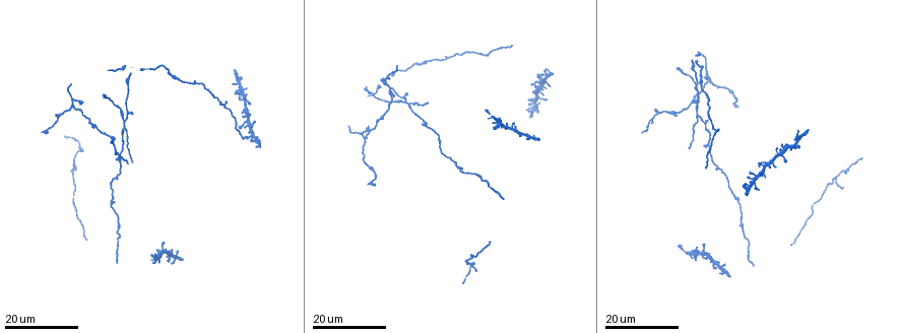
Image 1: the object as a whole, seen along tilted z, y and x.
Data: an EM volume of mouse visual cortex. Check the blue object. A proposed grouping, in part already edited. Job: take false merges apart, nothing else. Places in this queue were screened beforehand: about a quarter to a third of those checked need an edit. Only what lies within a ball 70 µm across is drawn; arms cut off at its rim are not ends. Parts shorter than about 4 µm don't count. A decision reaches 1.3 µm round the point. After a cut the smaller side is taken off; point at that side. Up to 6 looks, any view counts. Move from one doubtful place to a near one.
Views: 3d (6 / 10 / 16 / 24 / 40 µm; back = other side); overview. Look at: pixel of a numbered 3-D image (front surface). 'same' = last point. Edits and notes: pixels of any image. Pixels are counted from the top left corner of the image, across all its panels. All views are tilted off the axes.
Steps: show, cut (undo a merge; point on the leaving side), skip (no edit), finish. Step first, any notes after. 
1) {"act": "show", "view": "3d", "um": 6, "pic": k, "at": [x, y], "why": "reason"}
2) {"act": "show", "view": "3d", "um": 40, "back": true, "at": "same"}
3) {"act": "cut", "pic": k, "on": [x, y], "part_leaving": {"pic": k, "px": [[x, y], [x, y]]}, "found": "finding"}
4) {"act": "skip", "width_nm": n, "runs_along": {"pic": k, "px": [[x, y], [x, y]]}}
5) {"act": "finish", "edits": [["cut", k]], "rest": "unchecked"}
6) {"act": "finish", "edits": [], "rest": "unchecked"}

{"act": "show", "view": "3d", "um": 24, "pic": 1, "at": [123, 127], "why": "thin arm on a thick one"}

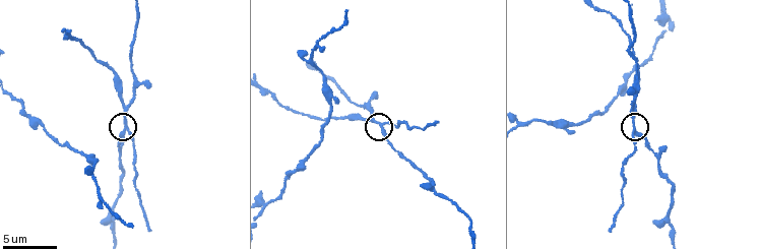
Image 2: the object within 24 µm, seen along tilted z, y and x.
{"act": "show", "view": "3d", "um": 6, "pic": 2, "at": [381, 123]}

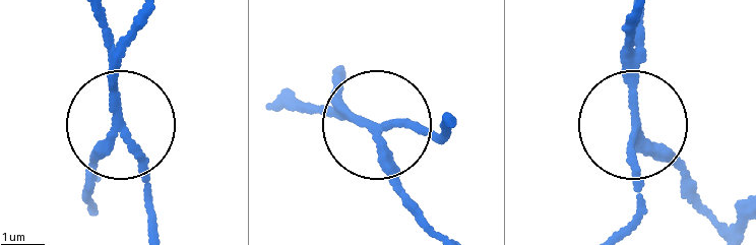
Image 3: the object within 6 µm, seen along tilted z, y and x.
{"act": "show", "view": "3d", "um": 6, "back": true, "pic": 3, "at": [118, 124]}

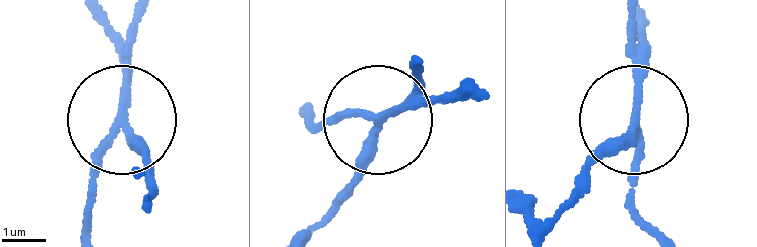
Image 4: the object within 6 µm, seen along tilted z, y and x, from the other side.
{"act": "cut", "pic": 4, "on": [130, 24], "part_leaving": {"pic": 4, "px": [[124, 82], [138, 11]]}, "found": "two neurons meet here"}

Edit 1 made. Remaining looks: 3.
{"act": "show", "view": "3d", "um": 10, "pic": 2, "at": [573, 124], "why": "sudden change in width"}

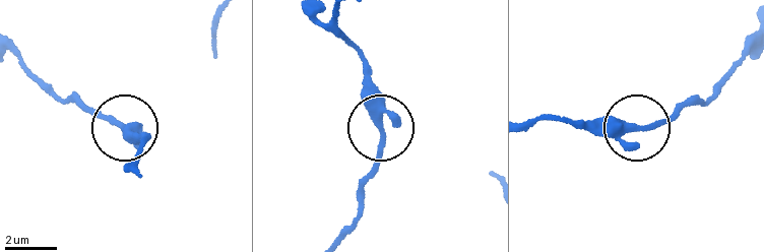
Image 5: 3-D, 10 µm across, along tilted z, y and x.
{"act": "show", "view": "3d", "um": 10, "back": true, "pic": 5, "at": [636, 127], "why": "other side"}

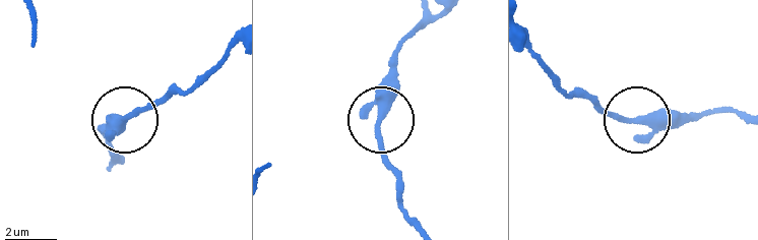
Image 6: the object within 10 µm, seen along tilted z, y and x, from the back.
{"act": "skip", "found": "all the same neuron"}

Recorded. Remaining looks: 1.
{"act": "show", "view": "3d", "um": 16, "pic": 2, "at": [669, 25], "why": "branch point"}

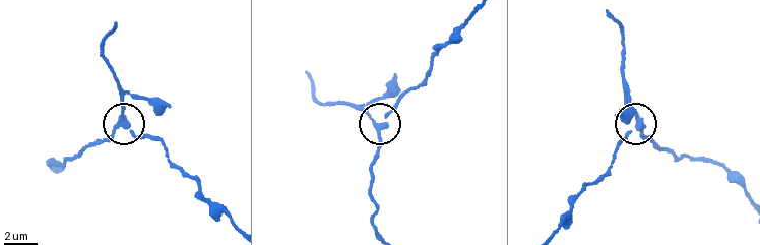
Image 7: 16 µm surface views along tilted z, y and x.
{"act": "cut", "pic": 7, "on": [140, 136], "width_nm": 250, "found": "a second neuron is stuck on"}

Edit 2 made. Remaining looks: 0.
{"act": "finish", "edits": [["cut", 4], ["cut", 7]], "rest": "unchecked"}

